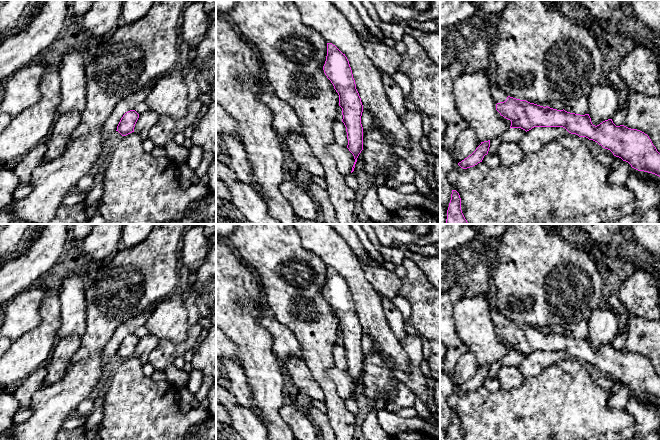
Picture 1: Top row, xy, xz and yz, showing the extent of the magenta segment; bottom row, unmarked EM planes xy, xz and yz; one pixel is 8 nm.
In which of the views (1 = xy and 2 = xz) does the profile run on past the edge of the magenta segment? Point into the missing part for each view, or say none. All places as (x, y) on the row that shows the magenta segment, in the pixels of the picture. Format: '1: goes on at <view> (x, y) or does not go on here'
1: does not go on here
2: does not go on here

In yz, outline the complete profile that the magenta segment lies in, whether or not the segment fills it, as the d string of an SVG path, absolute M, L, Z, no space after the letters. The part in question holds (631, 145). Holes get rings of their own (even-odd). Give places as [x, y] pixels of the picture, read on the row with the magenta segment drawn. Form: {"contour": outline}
{"contour": "M494 84L489 85L489 91L496 103L496 110L501 116L511 121L510 128L521 128L526 132L534 127L563 127L569 133L579 137L586 137L610 150L614 156L628 162L632 168L655 174L660 177L660 153L653 145L651 139L644 132L631 129L624 125L616 126L612 119L608 119L595 126L591 122L589 114L580 115L563 110L557 110L548 106L543 107L526 100L520 100L508 96Z"}

